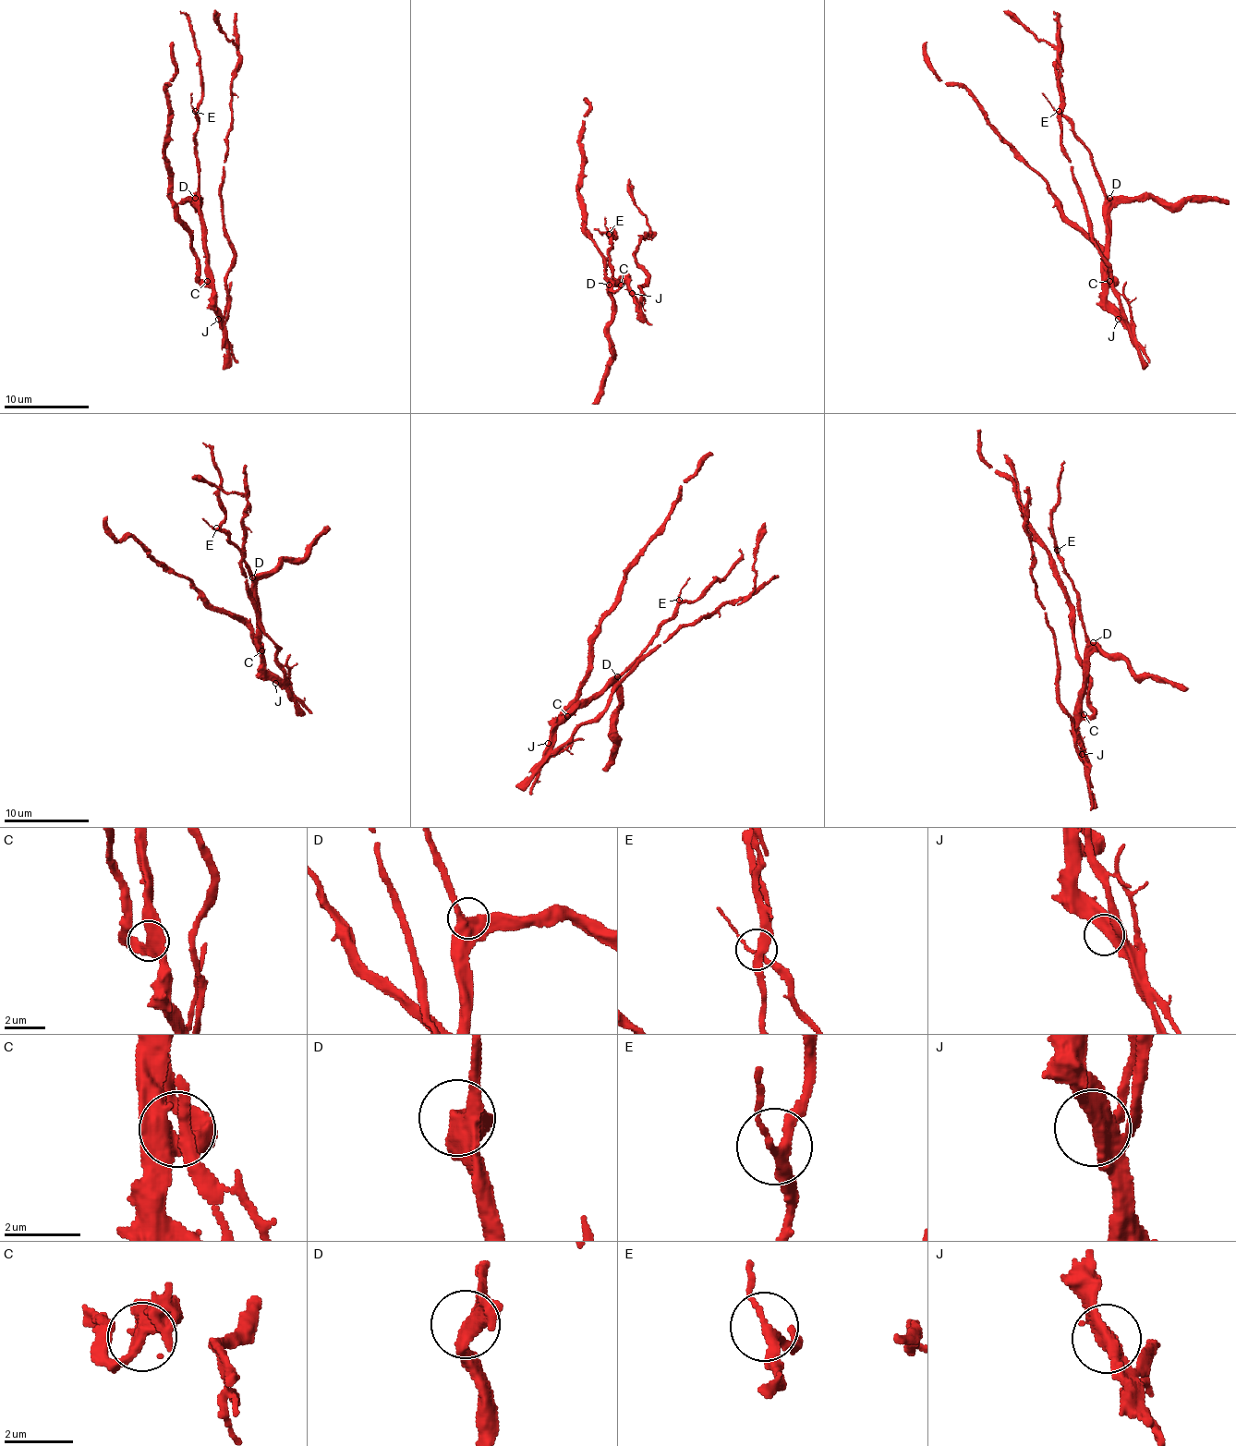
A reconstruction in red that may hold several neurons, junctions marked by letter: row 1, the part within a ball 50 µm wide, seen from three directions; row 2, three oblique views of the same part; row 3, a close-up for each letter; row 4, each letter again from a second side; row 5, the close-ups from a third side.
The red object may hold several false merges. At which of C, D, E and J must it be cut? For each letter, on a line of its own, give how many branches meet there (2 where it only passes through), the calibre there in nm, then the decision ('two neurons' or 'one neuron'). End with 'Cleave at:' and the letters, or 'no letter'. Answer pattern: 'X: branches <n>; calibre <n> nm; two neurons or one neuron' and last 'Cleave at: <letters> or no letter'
C: branches 2; calibre 550 nm; one neuron
D: branches 3; calibre 400 nm; one neuron
E: branches 3; calibre 240 nm; one neuron
J: branches 2; calibre 480 nm; one neuron
Cleave at: no letter

